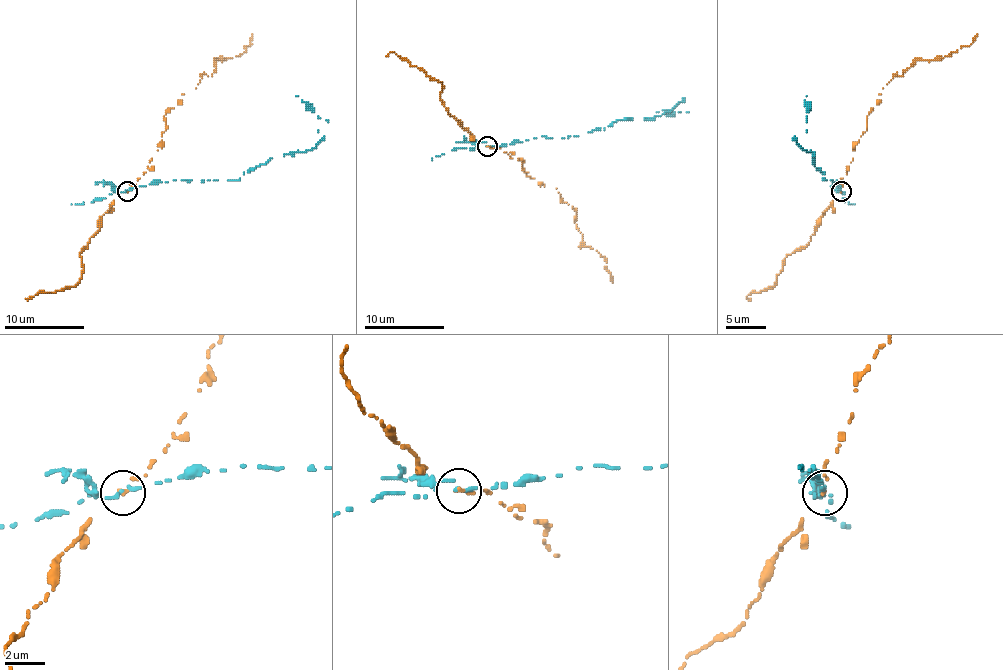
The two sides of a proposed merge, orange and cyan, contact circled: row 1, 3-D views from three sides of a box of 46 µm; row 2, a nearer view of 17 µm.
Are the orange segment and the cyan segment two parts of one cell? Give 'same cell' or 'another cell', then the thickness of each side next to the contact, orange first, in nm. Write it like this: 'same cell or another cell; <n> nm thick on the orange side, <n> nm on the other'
another cell; 150 nm thick on the orange side, 140 nm on the other

